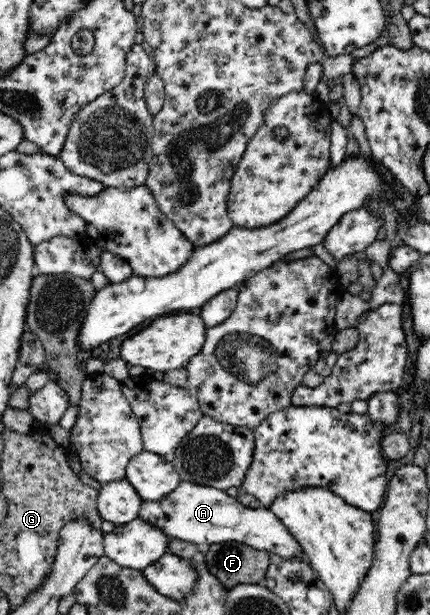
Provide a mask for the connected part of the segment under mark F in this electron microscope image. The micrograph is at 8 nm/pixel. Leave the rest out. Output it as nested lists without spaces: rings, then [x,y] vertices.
[[[235,541],[204,547],[201,559],[209,573],[227,589],[243,583],[258,584],[271,564],[268,551]]]

